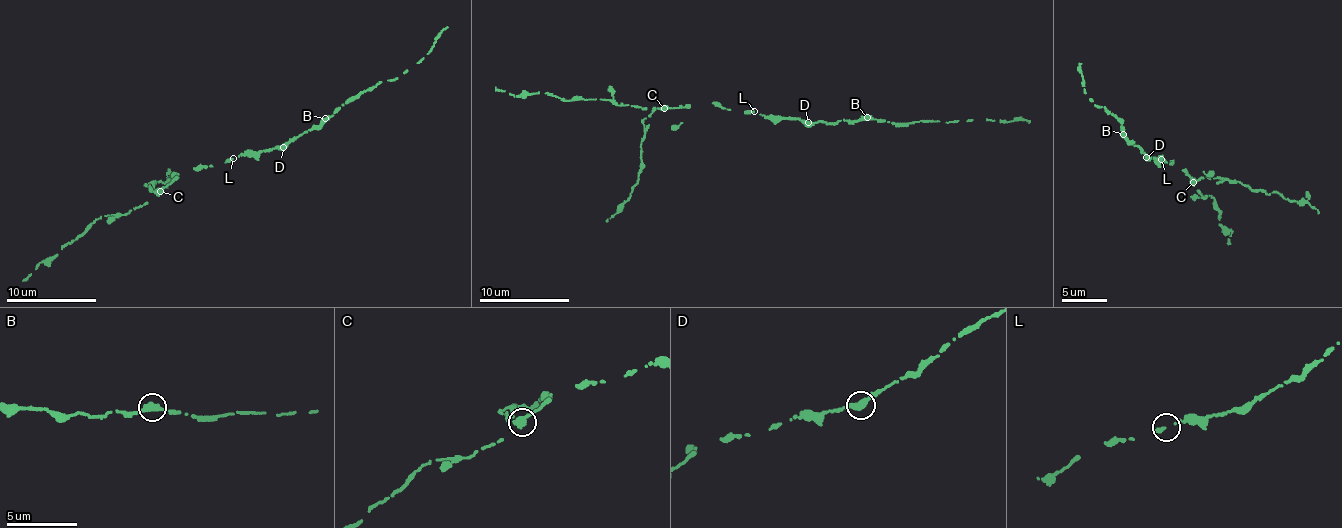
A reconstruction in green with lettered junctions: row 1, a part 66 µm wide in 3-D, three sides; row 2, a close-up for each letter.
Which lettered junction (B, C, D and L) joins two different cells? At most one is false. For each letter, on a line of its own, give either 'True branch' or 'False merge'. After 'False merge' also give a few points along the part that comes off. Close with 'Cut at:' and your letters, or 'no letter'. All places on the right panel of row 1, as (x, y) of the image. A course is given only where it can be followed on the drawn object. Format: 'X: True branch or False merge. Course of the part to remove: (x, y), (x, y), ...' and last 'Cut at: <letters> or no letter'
B: True branch
C: False merge. Course of the part to remove: (1192, 181), (1218, 177), (1268, 195), (1277, 193), (1291, 200), (1304, 201), (1318, 213)
D: True branch
L: True branch
Cut at: C

